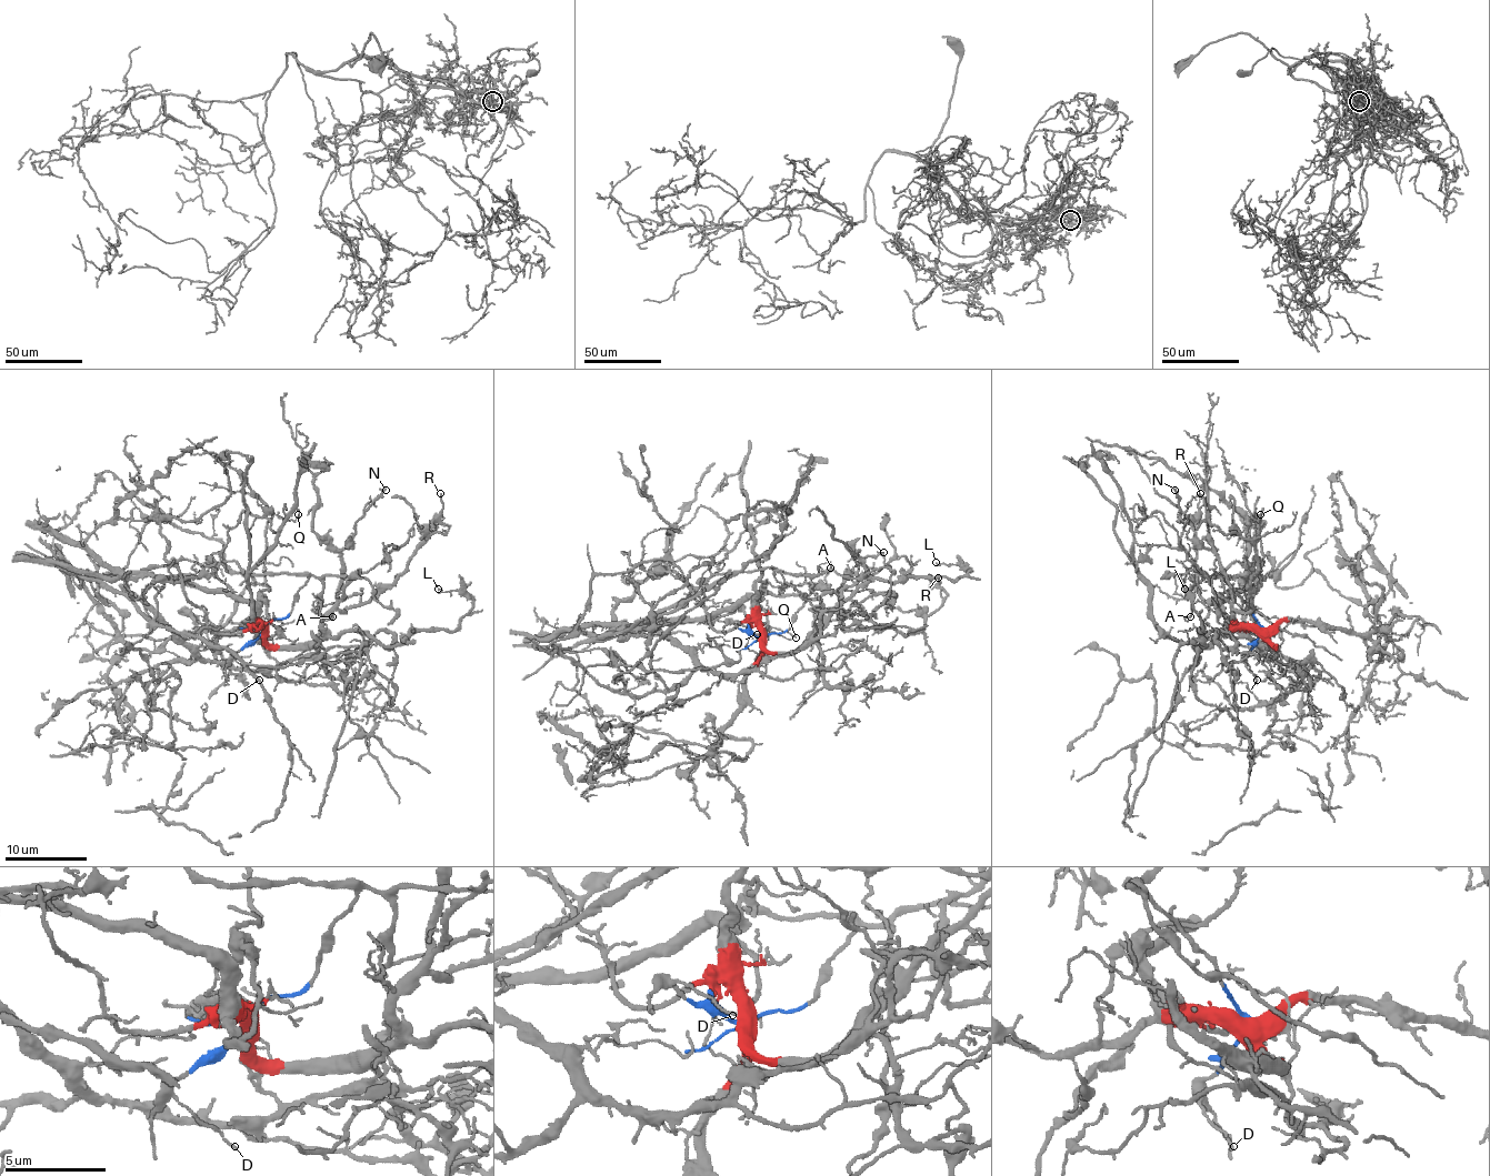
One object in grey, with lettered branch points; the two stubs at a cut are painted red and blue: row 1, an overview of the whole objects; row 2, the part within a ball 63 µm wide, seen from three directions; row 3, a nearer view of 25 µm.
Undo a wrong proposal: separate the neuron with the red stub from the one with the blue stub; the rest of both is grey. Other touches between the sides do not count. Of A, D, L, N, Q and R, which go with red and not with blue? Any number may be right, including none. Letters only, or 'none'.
A, L, N, Q, R

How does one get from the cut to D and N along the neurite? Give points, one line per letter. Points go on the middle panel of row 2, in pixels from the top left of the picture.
D: (761, 637), (746, 633), (733, 623), (737, 621), (758, 635)
N: (761, 637), (768, 651), (794, 651), (822, 621), (820, 611), (839, 604), (839, 590), (853, 568), (883, 552)

